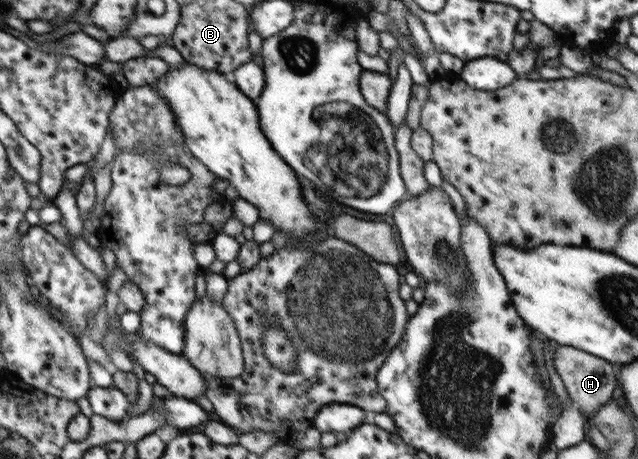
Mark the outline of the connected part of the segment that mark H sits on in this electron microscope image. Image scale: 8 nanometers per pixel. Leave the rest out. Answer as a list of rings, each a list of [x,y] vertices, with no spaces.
[[[558,345],[554,353],[554,367],[556,367],[556,372],[564,382],[573,404],[585,415],[588,421],[614,395],[614,390],[617,387],[617,376],[614,375],[612,362],[602,360],[571,346]]]

